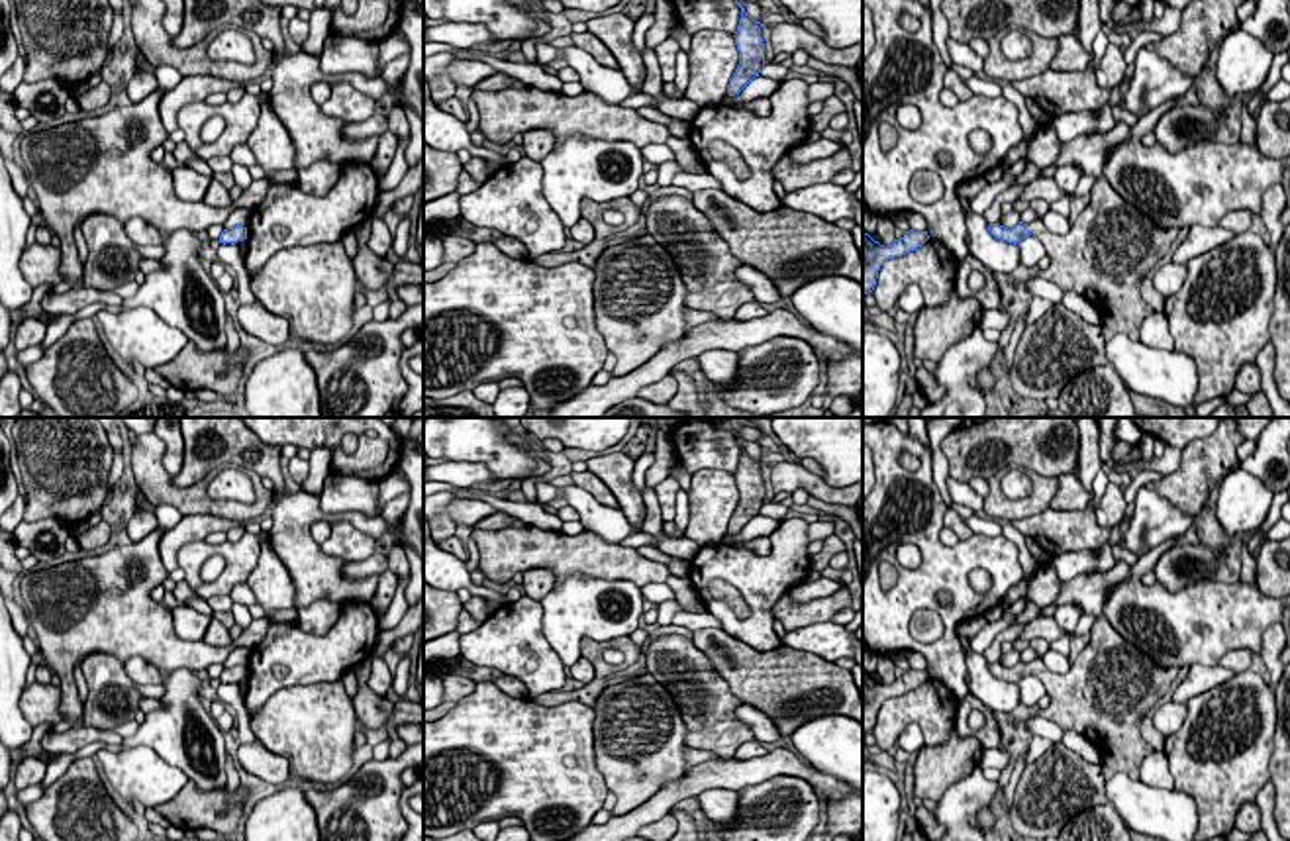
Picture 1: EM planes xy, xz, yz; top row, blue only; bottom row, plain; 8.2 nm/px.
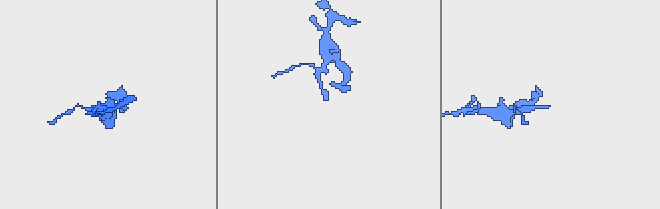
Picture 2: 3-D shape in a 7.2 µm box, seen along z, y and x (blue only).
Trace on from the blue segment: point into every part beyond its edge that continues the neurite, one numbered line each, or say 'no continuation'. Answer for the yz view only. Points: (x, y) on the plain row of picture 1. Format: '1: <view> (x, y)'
1: yz (1112, 685)

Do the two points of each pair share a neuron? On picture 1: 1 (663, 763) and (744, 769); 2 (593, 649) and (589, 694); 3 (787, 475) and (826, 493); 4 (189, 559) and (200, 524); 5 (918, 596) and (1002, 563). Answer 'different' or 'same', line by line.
1: different
2: same
3: same
4: different
5: same

